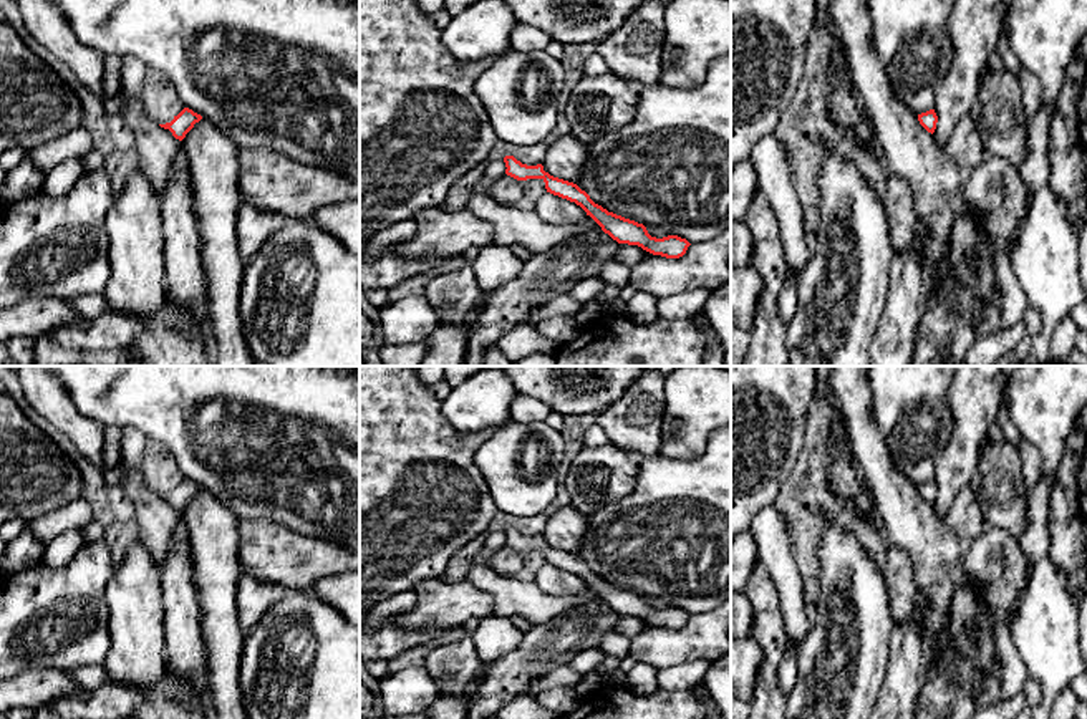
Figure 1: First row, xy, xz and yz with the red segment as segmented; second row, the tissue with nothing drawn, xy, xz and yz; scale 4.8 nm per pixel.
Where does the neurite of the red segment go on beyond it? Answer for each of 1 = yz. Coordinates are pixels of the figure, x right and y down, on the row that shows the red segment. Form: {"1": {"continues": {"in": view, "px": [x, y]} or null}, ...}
{"1": {"continues": null}}

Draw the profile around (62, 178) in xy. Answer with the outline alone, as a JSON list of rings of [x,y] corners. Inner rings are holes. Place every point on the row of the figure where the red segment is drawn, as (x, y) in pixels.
[[[83,157],[66,159],[46,172],[41,191],[50,195],[63,195],[78,182],[83,174]]]

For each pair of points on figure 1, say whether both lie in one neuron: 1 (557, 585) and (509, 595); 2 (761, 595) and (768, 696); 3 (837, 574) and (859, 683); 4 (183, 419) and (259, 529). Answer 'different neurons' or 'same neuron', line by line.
1: different neurons
2: same neuron
3: same neuron
4: different neurons

